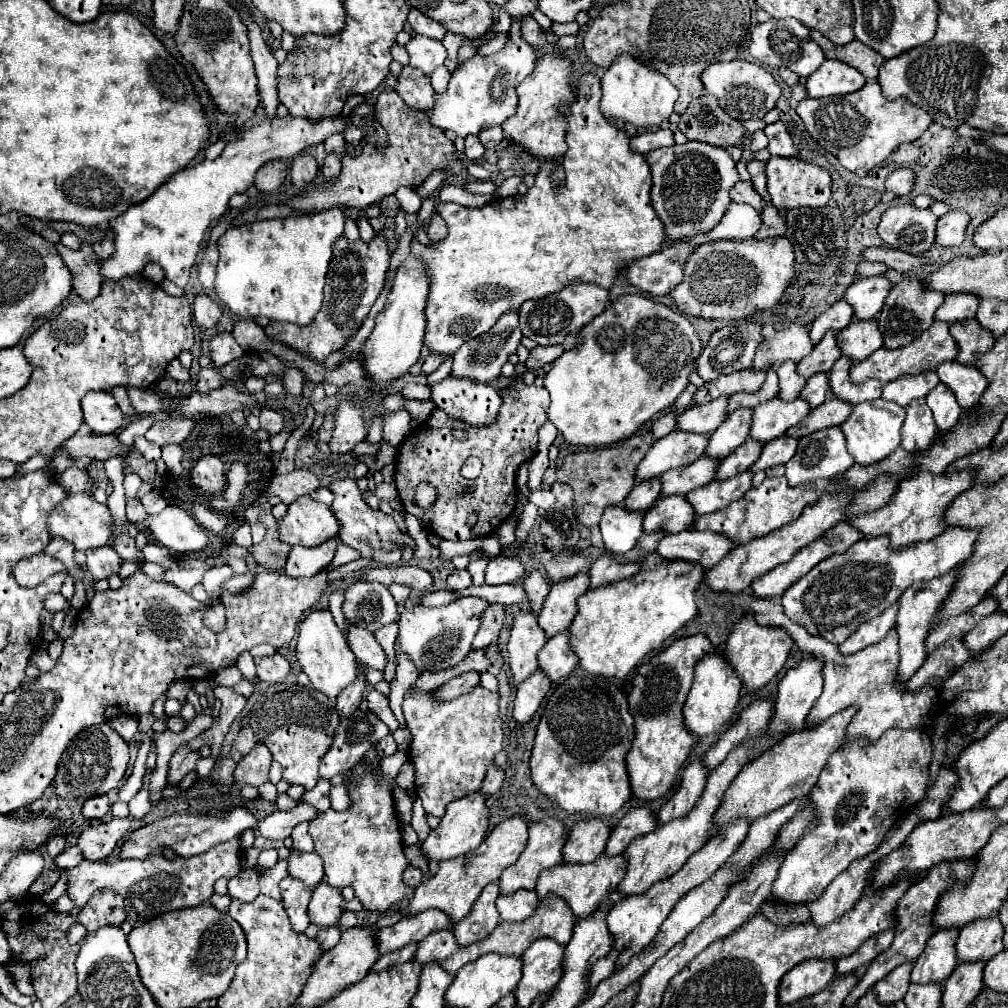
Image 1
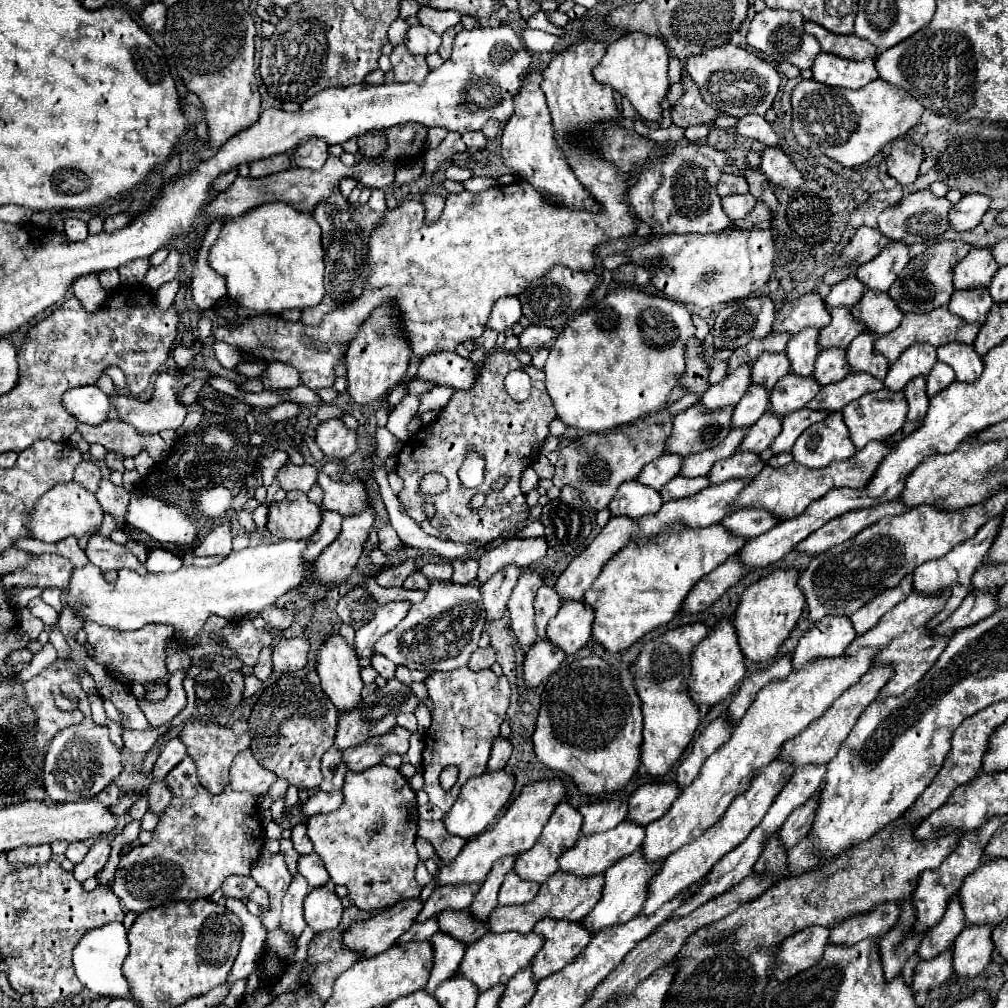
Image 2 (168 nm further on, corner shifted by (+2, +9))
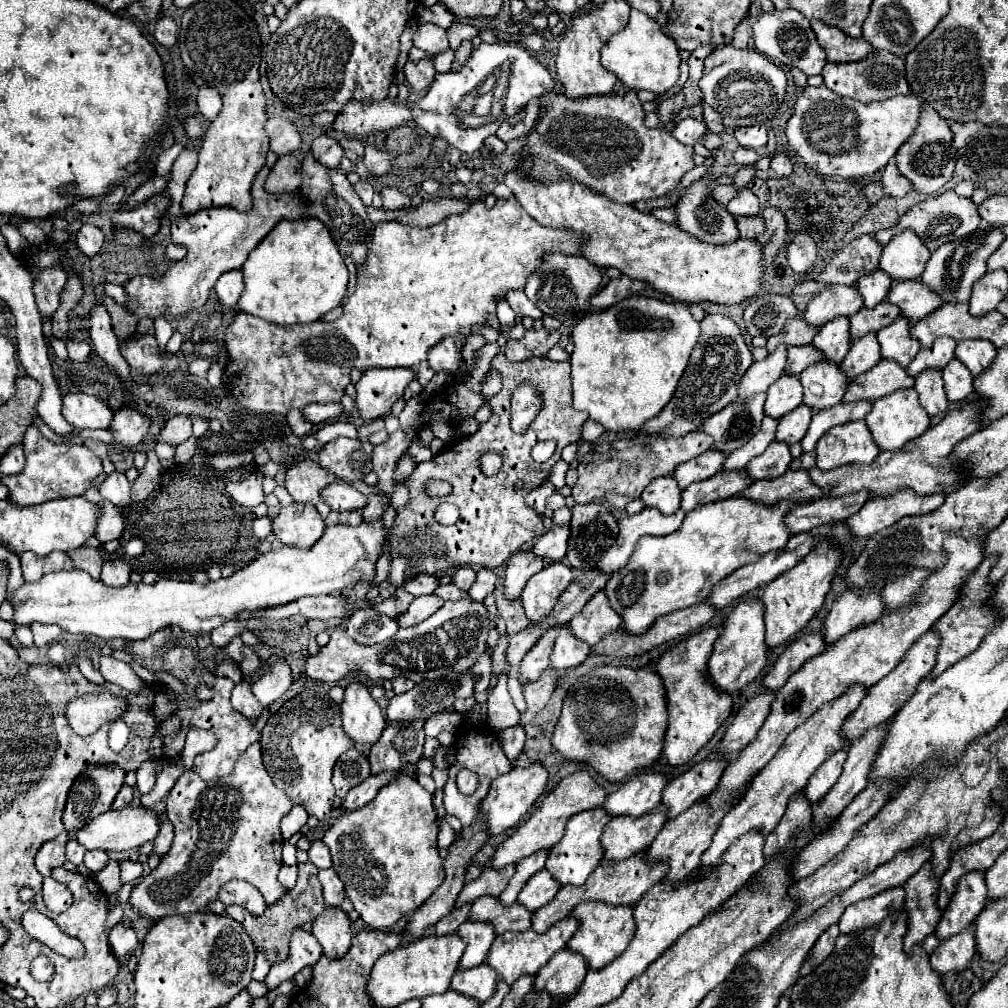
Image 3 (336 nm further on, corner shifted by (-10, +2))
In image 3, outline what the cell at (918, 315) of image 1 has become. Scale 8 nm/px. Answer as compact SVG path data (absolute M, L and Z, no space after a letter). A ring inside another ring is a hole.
M989 224L989 226L977 228L973 236L965 236L961 240L943 244L929 258L927 268L921 276L921 282L931 286L931 290L943 296L945 302L967 302L971 296L971 286L975 284L975 280L979 280L987 272L987 258L1001 246L1003 240L1005 240L1005 234L1001 226Z

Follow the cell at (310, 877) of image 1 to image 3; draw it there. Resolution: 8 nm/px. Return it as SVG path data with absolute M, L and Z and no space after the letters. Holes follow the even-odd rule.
M333 868L319 870L319 882L321 882L321 886L323 886L325 904L339 908L341 902L343 902L343 898L345 898L345 890L343 890L343 884L341 884L341 880L337 878L335 870L333 870Z

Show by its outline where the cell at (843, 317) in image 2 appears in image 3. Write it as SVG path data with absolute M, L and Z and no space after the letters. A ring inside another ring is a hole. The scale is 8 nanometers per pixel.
M883 300L875 308L861 308L859 312L855 312L849 318L851 320L851 338L855 340L869 332L877 332L877 330L889 326L889 322L893 322L899 314L901 314L899 306L895 306L887 300Z

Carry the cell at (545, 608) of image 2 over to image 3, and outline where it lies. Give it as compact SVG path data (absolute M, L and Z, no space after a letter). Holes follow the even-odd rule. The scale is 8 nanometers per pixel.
M555 626L555 628L547 630L547 634L543 634L539 638L539 642L525 654L525 658L521 660L521 666L519 666L519 674L521 674L523 682L539 680L541 672L549 666L549 654L553 650L553 642L559 634L559 628L561 626Z

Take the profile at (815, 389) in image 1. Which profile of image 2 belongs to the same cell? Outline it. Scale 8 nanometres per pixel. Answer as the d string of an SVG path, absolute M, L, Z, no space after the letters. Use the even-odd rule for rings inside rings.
M827 349L821 351L815 361L815 381L825 387L829 383L841 381L847 375L847 361L843 359L843 351L839 349Z

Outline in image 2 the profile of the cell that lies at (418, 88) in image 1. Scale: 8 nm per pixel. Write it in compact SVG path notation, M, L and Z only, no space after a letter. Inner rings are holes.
M399 45L391 53L393 63L393 75L397 83L417 83L421 85L429 73L429 67L425 63L425 57L411 55L405 45Z

